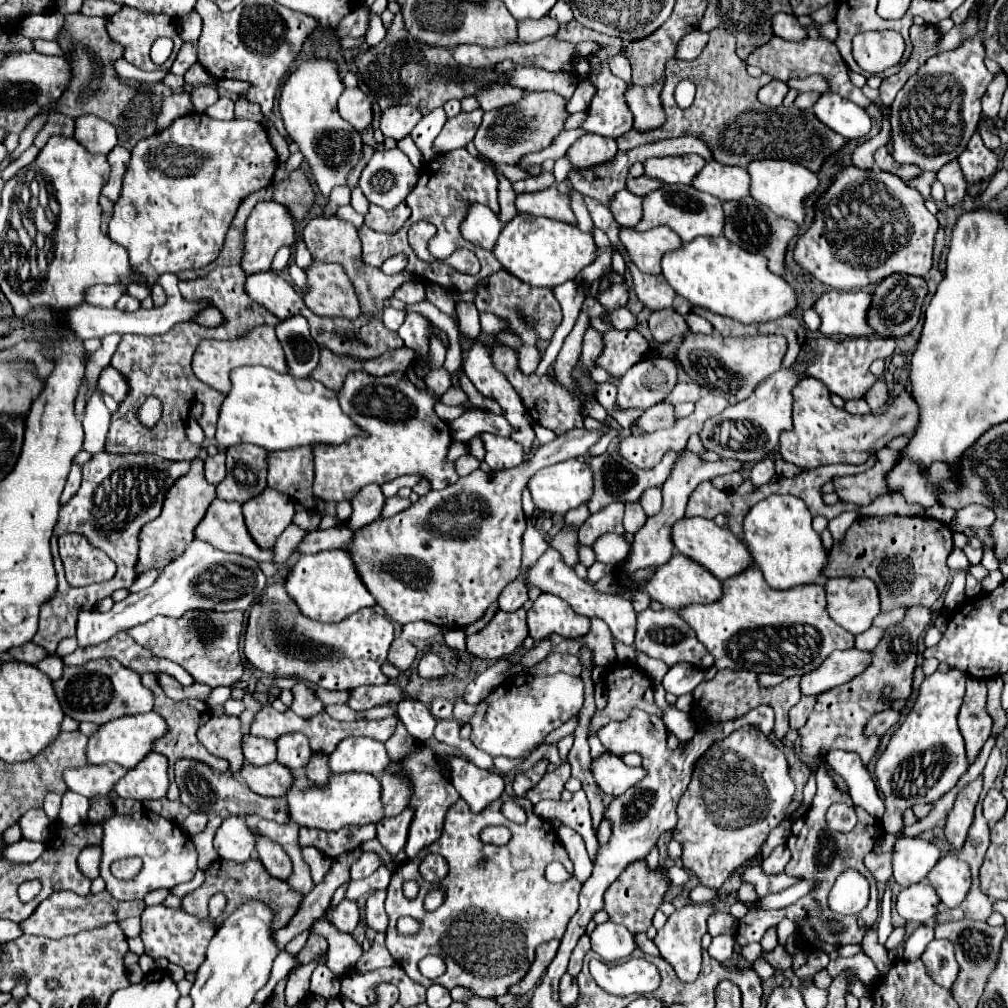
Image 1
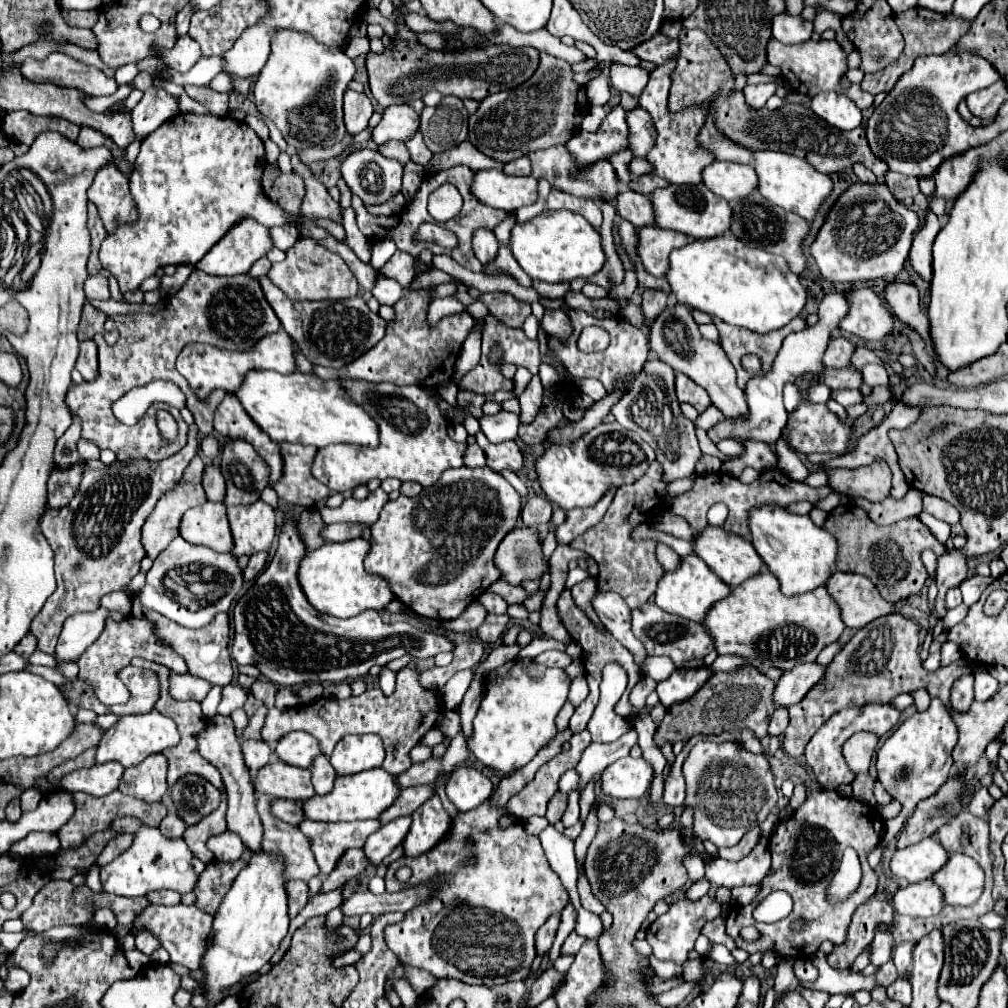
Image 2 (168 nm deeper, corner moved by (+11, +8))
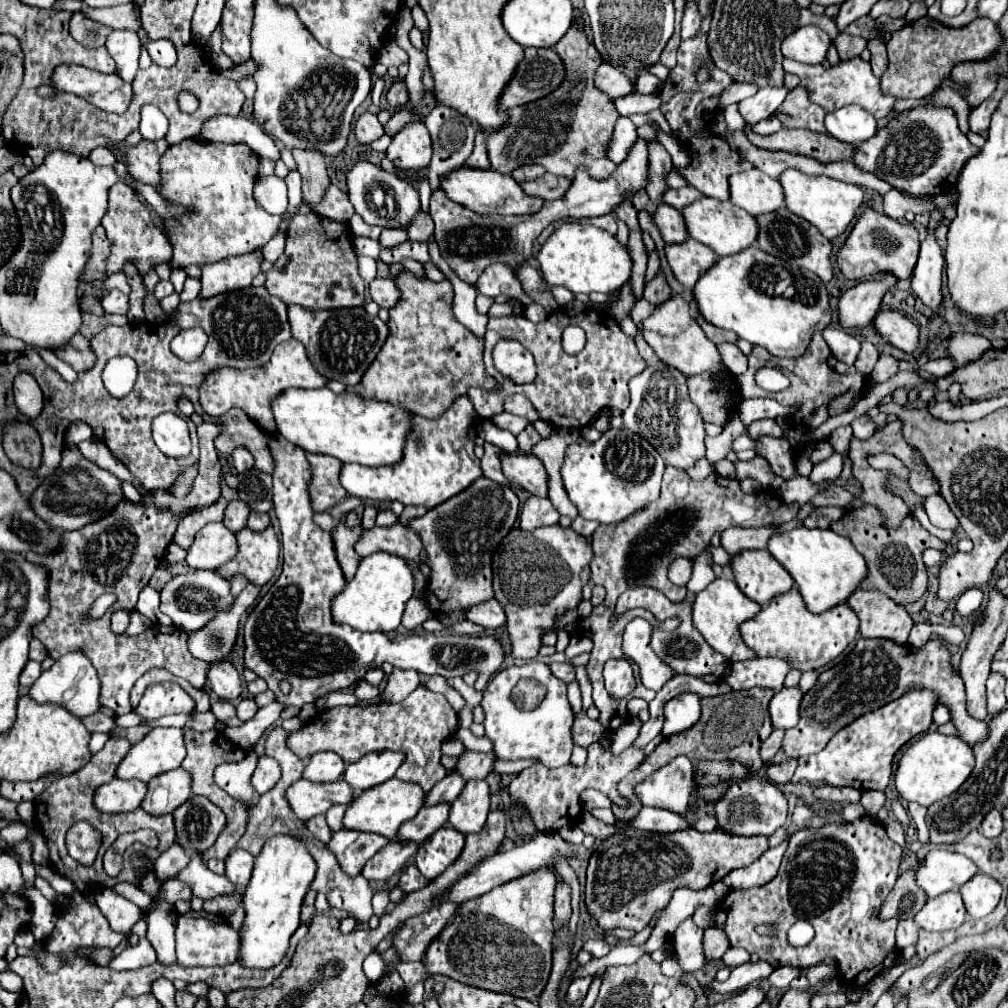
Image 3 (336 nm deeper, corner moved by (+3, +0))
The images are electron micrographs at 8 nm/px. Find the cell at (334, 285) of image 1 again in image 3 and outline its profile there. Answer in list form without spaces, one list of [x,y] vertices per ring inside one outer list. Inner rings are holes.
[[[314,211],[296,215],[286,231],[286,249],[266,273],[264,287],[286,305],[302,305],[312,311],[364,305],[366,283],[358,275],[350,227]]]

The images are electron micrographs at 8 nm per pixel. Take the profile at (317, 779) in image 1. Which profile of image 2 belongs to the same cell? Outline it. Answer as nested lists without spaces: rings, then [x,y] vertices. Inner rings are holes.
[[[318,755],[314,759],[314,765],[310,765],[308,771],[312,773],[312,785],[314,785],[316,793],[326,795],[326,793],[332,791],[332,783],[334,783],[336,773],[334,773],[334,769],[332,769],[326,755]]]

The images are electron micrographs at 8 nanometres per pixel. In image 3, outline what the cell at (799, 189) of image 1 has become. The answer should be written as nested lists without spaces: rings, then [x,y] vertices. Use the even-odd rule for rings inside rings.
[[[788,169],[786,173],[782,173],[780,183],[784,187],[784,197],[786,197],[786,207],[796,213],[798,217],[810,221],[814,227],[818,227],[818,231],[826,237],[826,239],[836,239],[840,237],[846,227],[850,225],[850,221],[854,219],[856,211],[860,209],[860,205],[864,203],[864,193],[858,185],[850,185],[850,183],[842,183],[824,175],[804,175],[798,169]]]

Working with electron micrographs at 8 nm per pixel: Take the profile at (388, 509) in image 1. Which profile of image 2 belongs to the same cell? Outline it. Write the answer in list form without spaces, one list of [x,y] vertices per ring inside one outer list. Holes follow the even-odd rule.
[[[376,489],[364,501],[344,499],[344,503],[336,509],[330,509],[324,505],[324,507],[320,507],[320,515],[322,515],[324,523],[360,523],[360,525],[364,525],[362,535],[368,539],[370,523],[376,521],[378,513],[386,501],[388,501],[388,493],[382,489]]]

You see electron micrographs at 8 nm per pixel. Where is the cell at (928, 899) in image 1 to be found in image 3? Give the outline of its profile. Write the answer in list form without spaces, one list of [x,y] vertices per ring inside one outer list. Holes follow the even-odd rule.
[[[958,891],[944,893],[940,897],[928,899],[922,911],[916,913],[914,921],[926,931],[948,931],[956,929],[966,919],[966,907]]]

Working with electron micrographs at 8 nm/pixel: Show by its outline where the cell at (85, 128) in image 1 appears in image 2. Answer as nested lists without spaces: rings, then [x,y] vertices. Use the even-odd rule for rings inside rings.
[[[80,129],[80,135],[78,135],[76,143],[80,147],[84,147],[84,149],[88,149],[88,147],[100,147],[100,145],[104,145],[104,137],[96,129]]]

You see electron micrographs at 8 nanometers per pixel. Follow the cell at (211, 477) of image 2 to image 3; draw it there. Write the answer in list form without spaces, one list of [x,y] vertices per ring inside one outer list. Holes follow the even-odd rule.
[[[232,501],[226,509],[226,515],[224,515],[224,525],[226,529],[230,529],[232,533],[238,533],[238,529],[244,529],[246,527],[246,517],[250,515],[250,509],[244,501]]]

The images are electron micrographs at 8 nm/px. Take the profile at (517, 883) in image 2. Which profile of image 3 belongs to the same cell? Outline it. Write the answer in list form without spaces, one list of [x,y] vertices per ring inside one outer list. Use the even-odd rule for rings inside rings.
[[[538,871],[526,877],[512,879],[492,891],[466,901],[448,921],[446,929],[430,943],[426,951],[426,971],[430,975],[446,975],[460,983],[480,989],[510,993],[528,1001],[538,1001],[552,969],[552,941],[554,941],[554,887],[556,875],[552,871]]]

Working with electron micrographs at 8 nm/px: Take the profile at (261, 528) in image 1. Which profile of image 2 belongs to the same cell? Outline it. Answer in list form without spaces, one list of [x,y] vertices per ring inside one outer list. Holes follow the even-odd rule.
[[[258,499],[254,505],[234,505],[228,507],[228,521],[234,537],[232,553],[254,555],[258,551],[270,549],[276,533],[276,513],[274,509]]]

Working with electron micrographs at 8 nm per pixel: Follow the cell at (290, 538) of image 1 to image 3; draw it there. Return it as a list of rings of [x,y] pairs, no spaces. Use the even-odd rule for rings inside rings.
[[[248,583],[242,589],[242,593],[234,599],[234,605],[228,611],[218,613],[218,617],[214,617],[210,625],[204,625],[202,629],[188,633],[188,651],[192,653],[192,657],[208,663],[226,661],[236,645],[240,617],[254,603],[258,593],[260,587]]]

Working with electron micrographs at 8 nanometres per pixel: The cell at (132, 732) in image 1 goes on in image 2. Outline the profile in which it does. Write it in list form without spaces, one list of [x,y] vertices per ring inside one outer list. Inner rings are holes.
[[[152,709],[150,713],[138,713],[138,715],[124,715],[118,719],[116,725],[112,725],[110,729],[106,729],[102,733],[102,741],[96,747],[96,763],[106,763],[106,761],[118,761],[124,767],[136,765],[140,763],[146,755],[152,753],[160,753],[168,747],[174,747],[180,741],[178,729],[174,725],[174,721],[162,713],[158,713],[156,709]]]

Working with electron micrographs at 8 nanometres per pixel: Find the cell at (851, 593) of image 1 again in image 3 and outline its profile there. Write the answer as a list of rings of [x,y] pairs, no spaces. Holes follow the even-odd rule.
[[[866,589],[852,593],[846,603],[856,611],[860,619],[862,637],[890,639],[898,645],[906,645],[914,621],[904,607],[896,605],[882,593]]]

